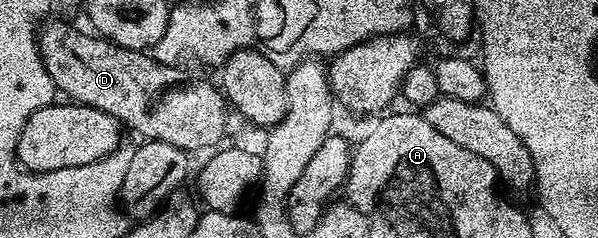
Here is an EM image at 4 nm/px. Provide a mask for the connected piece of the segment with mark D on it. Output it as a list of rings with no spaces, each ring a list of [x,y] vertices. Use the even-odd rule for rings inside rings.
[[[56,19],[40,27],[38,44],[51,82],[62,97],[111,114],[128,131],[130,128],[138,132],[145,140],[171,142],[171,146],[179,146],[190,154],[196,154],[200,148],[216,149],[224,141],[221,139],[230,109],[224,92],[214,81],[212,84],[209,80],[196,80],[181,72],[180,67],[164,64],[146,51],[119,47],[104,37],[81,32],[72,23]]]

